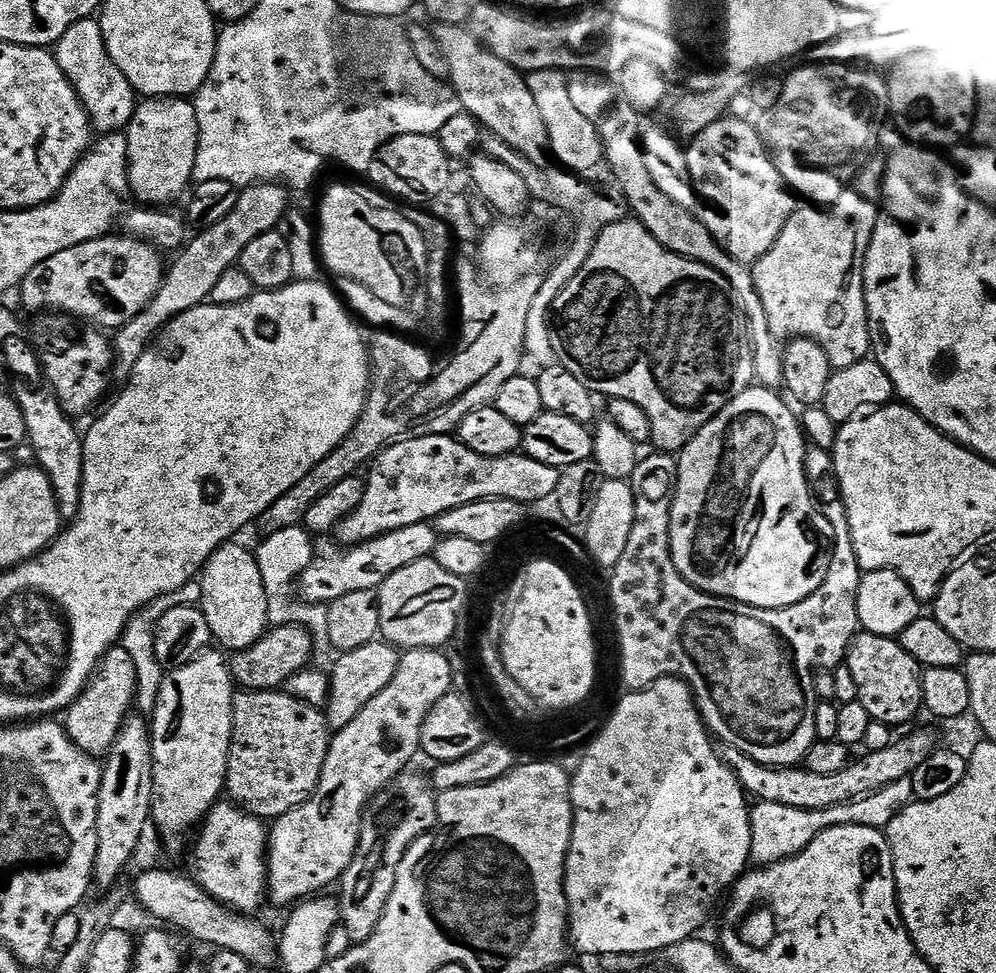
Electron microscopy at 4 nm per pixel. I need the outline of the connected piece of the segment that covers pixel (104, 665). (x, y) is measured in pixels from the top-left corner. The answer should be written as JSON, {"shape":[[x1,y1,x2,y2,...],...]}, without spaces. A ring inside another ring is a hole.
{"shape":[[122,646,111,648,101,657,80,697,62,716,64,731,87,756,103,757,112,748,114,738,134,708,136,698,136,671,134,661]]}

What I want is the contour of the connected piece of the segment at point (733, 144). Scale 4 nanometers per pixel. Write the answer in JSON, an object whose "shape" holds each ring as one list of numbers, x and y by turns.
{"shape":[[732,119,714,122,714,126,706,126,702,134,691,137,686,148,688,169,697,197,709,204,709,208,702,213,702,219,710,234,732,257,741,264,751,266,768,253,774,242,778,242,778,236,782,234,798,204,788,185,784,183,782,174,778,174,774,162,768,157,768,149,761,142,759,131,753,125,751,128,744,120]]}

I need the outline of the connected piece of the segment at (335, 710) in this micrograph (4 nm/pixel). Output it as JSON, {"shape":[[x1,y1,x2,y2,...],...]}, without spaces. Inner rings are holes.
{"shape":[[375,640,358,650,339,653,335,657,328,677,328,703,326,717,329,729,339,730,354,722,370,698,377,697,390,684,400,665,399,651,384,640]]}

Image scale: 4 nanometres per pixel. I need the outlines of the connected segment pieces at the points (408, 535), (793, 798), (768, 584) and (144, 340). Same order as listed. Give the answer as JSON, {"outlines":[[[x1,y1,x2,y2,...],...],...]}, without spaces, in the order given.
{"outlines":[[[414,522,414,526,402,526,402,530,390,530,390,534,382,534,373,540,367,540,361,544,353,544,345,547,340,552,332,552,329,556,317,555,310,566,306,566,304,573,300,575,298,581,298,596,305,604,333,604,338,598,345,594,354,594,358,590,376,592,390,578,390,574,398,574,406,566,414,566,414,562,431,560,436,554,436,545,440,543,442,537,436,530,435,523]],[[912,732,905,740,893,739,892,744,886,746,886,750,868,752,861,760,855,759,848,764,846,770,838,770,838,774,814,774,803,766,794,768,766,766,754,762,754,758,742,754,742,750,726,743,721,743,718,751,722,762,730,766,745,793,753,801,762,804,778,802,778,806,794,806,798,810,826,810,881,792,886,786,899,780,909,779,912,772,918,770,918,766,922,766,922,762,926,762,926,758,930,758,930,754,937,751,937,748,938,743,936,744,935,738,930,733]],[[753,386,738,394,734,402,715,416,678,456,678,482,676,493,672,499,672,513,670,514,670,550,674,566,682,574,684,580,689,580,695,588,709,596,723,596,725,600,736,600,740,604,748,604,752,608,789,608,814,594,818,586,826,578,830,570,832,557,832,528,824,517,818,504,812,501,814,492,809,487,807,470,804,469,806,451,806,437,800,426,797,413,788,409,789,401,779,391]],[[253,184,240,192,234,210,230,210,230,214,226,214,218,226,196,232,193,240,191,237,179,249,180,257,167,267,158,294,154,294,152,301,115,333,114,368,117,373,131,373,140,355,148,349,161,328,165,328,175,316,186,314,186,310,194,310,199,304,205,303,218,278,222,278,226,270,237,267,242,250,246,250,254,238,262,238,262,234,279,229,285,212,290,208,288,196,289,189,279,184]]]}

